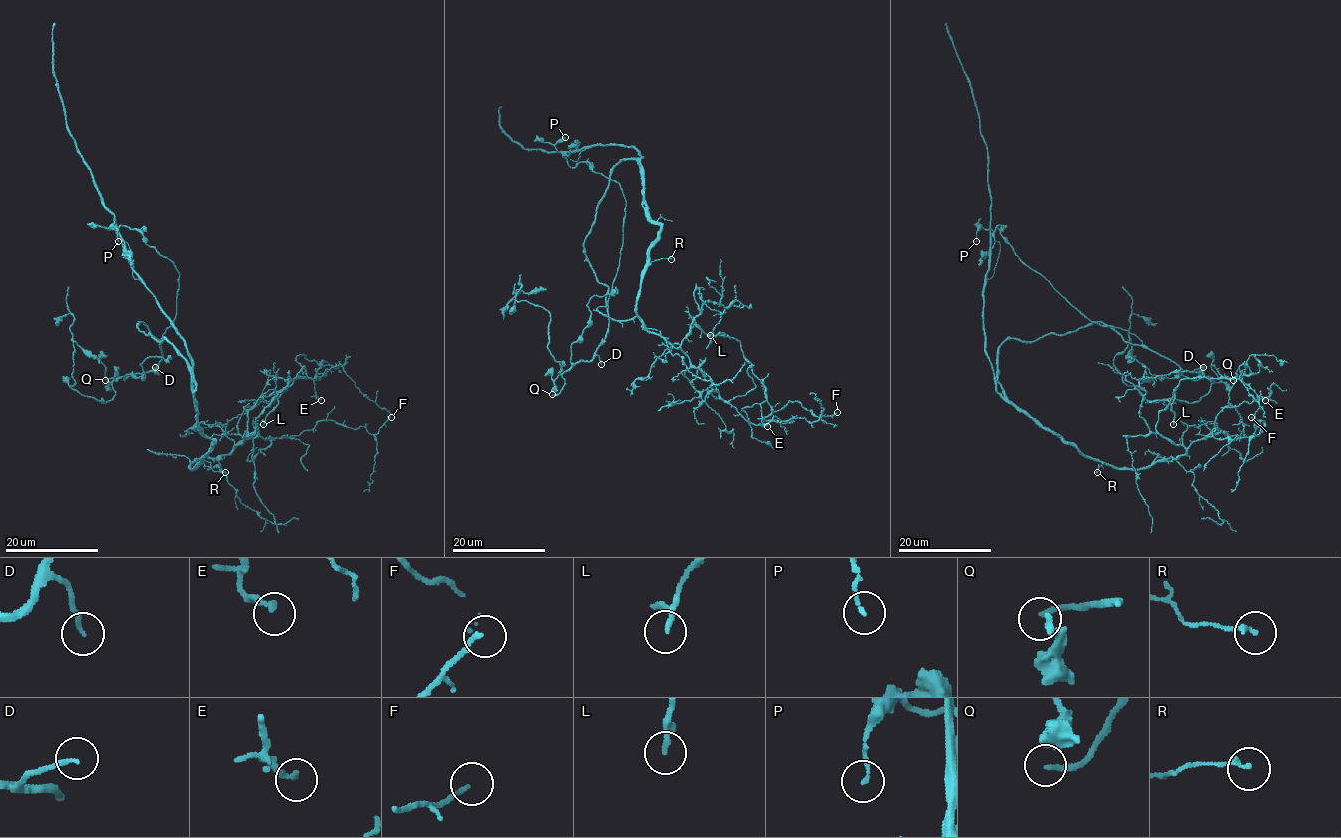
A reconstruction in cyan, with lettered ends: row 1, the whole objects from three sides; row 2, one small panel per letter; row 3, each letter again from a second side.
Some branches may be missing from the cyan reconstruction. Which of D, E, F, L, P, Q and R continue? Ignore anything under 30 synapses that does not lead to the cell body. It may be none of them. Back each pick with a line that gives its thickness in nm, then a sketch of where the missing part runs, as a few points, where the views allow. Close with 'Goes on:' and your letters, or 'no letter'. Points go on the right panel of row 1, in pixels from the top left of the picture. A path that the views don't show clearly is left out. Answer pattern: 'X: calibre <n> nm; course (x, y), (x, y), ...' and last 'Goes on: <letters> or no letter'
Q: calibre 190 nm; course (1233, 380), (1241, 382), (1252, 376), (1261, 378), (1294, 397), (1300, 389), (1287, 374), (1277, 365), (1261, 361)
Goes on: Q

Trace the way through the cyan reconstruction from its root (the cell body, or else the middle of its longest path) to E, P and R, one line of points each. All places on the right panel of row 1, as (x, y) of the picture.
E: (998, 374), (1018, 407), (1118, 468), (1186, 452), (1156, 429), (1184, 379), (1238, 378), (1265, 400)
P: (998, 374), (993, 372), (985, 349), (984, 330), (984, 284), (990, 268), (991, 229), (981, 228), (976, 241)
R: (998, 374), (998, 383), (1011, 401), (1065, 442), (1070, 442), (1082, 454), (1098, 459), (1102, 464), (1097, 472)

